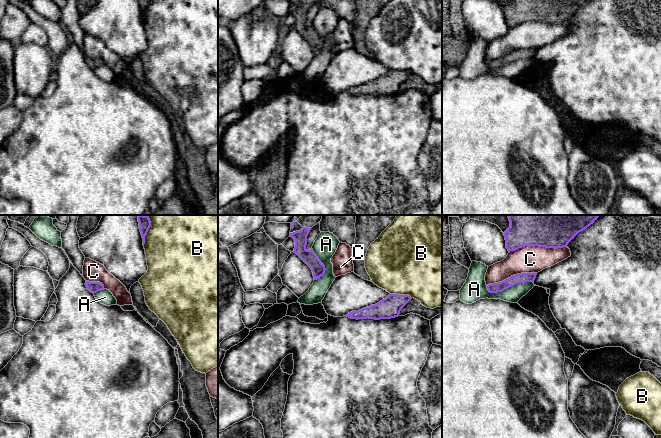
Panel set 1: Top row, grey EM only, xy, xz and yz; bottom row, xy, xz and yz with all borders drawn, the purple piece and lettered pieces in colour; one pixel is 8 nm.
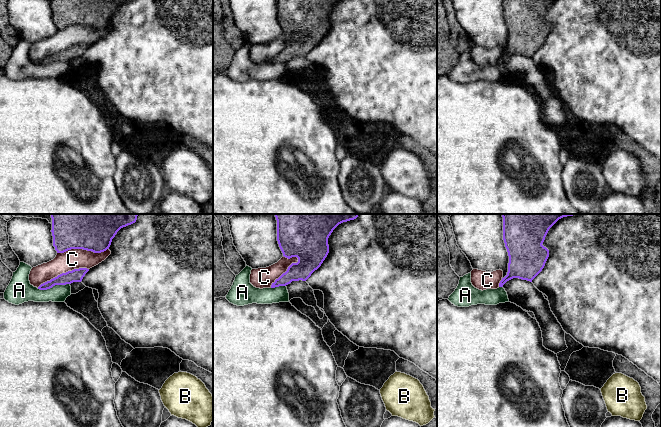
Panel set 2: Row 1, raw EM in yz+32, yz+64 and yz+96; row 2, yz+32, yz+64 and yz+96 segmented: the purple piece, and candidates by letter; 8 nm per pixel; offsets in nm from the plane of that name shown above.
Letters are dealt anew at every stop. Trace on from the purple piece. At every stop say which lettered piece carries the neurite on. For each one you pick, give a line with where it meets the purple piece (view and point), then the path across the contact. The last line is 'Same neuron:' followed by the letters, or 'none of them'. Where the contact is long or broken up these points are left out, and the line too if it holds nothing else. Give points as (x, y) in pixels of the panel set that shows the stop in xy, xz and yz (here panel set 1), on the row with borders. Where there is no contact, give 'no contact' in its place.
Same neuron: none of them

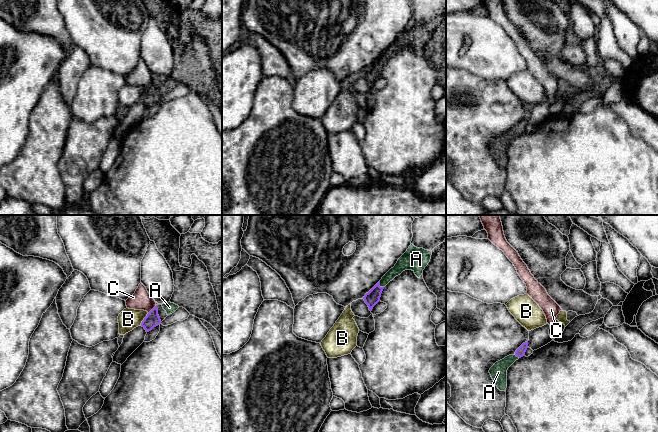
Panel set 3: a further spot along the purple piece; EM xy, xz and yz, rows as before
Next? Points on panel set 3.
A: xz (379, 284)
Same neuron: A

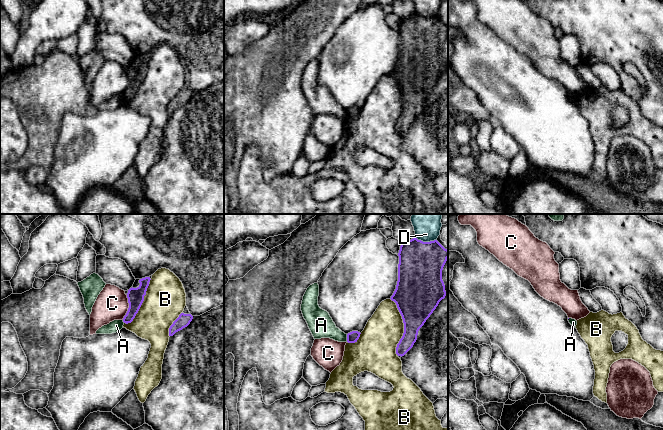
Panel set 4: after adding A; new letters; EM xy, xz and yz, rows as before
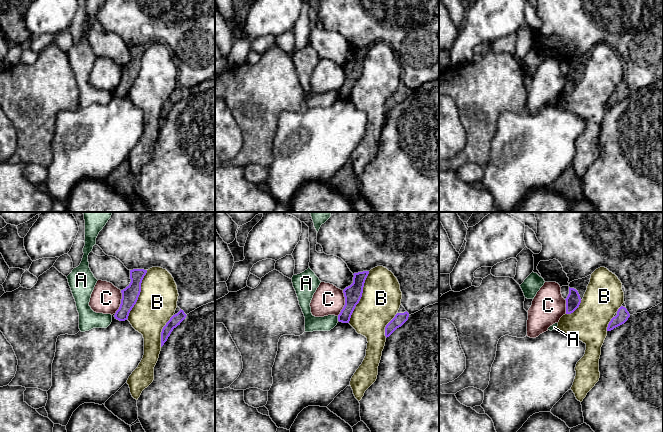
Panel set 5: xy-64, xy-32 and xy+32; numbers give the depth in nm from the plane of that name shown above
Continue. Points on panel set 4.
Same neuron: none of them

